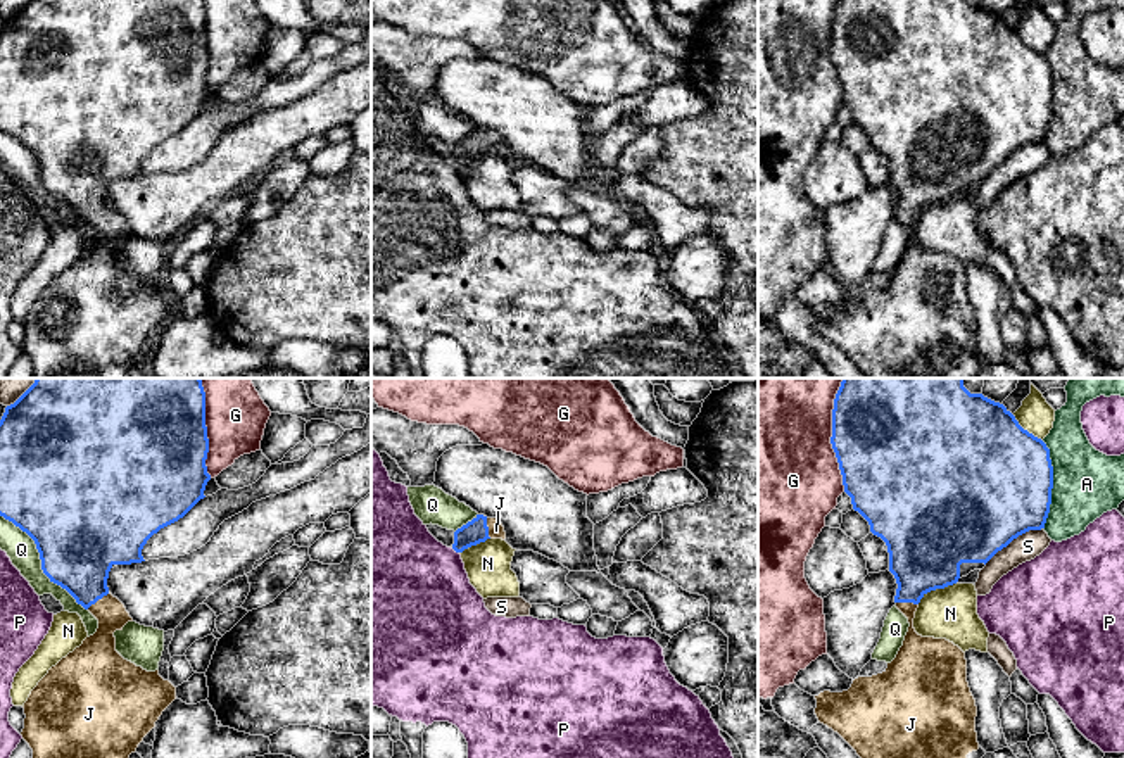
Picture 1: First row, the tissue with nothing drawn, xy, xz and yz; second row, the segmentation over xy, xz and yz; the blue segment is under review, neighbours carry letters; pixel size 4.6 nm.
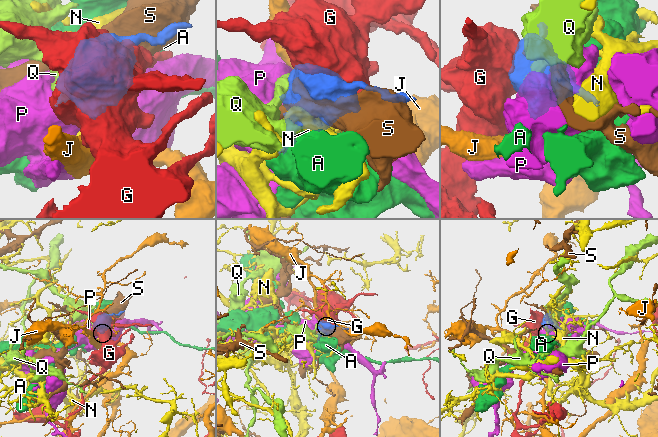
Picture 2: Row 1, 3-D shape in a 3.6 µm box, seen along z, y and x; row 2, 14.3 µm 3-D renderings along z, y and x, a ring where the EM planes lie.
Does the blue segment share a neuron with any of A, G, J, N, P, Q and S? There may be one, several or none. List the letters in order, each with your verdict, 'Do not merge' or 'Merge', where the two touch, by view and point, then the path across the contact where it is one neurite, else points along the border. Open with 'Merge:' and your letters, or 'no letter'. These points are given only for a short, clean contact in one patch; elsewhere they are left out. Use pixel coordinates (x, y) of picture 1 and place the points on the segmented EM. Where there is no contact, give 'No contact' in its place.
Merge: J
A: Do not merge. Touches blue at yz (1052, 486)
G: Do not merge. Touches blue at yz (833, 435)
J: Merge. Touches blue at xy (97, 600). Path across: xy (78, 549), (85, 581), (97, 600), (104, 606), (97, 653)
N: Do not merge. Touches blue at yz (936, 587)
P: Do not merge. Touches blue at xz (454, 549)
Q: Do not merge. Touches blue at xy (42, 562)
S: Do not merge. Touches blue at yz (1012, 539)

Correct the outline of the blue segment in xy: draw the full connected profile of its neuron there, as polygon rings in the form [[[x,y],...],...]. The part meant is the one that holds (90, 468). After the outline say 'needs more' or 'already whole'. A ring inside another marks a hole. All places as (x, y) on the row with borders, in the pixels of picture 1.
[[[36,378],[0,420],[0,516],[36,544],[41,570],[88,610],[98,629],[62,658],[24,703],[22,739],[33,758],[129,758],[176,699],[176,687],[124,660],[116,651],[116,630],[133,622],[124,604],[109,592],[114,565],[145,561],[142,549],[161,528],[183,518],[200,499],[211,475],[205,459],[205,392],[200,378]]] | needs more

